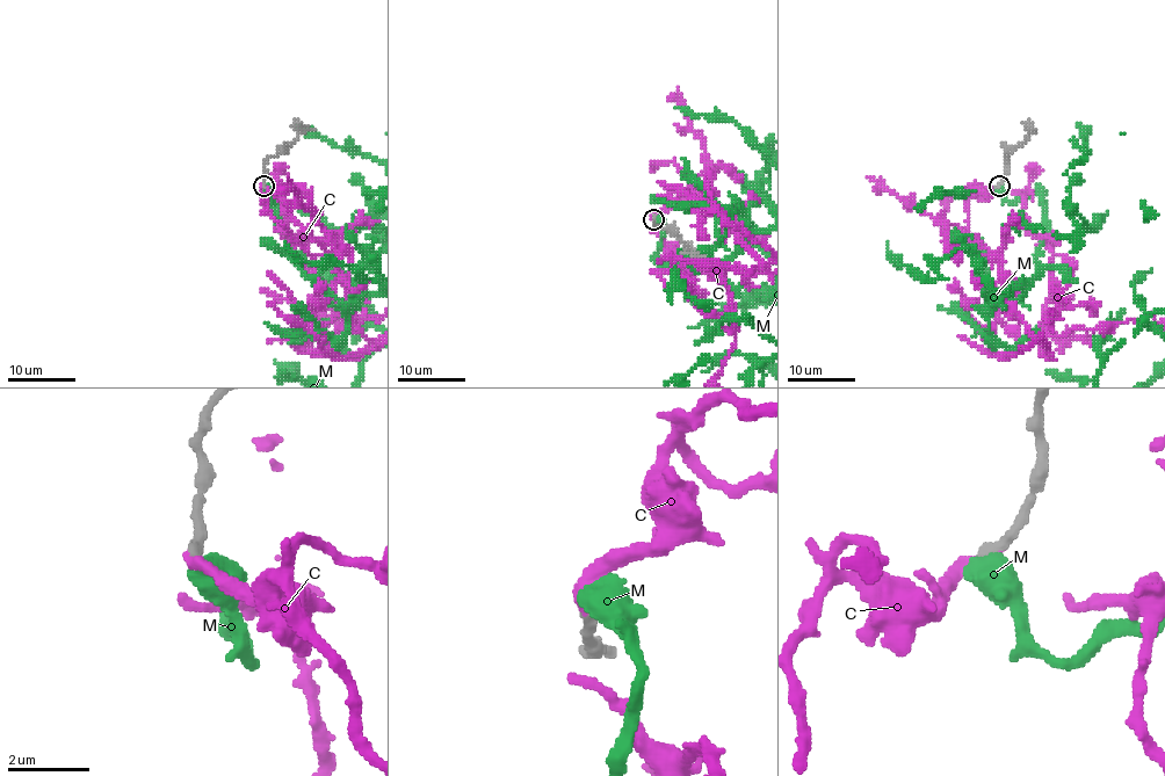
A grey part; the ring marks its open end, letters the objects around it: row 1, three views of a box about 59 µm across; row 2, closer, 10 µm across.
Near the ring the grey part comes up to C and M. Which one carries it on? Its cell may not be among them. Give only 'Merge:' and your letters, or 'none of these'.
Merge: C

